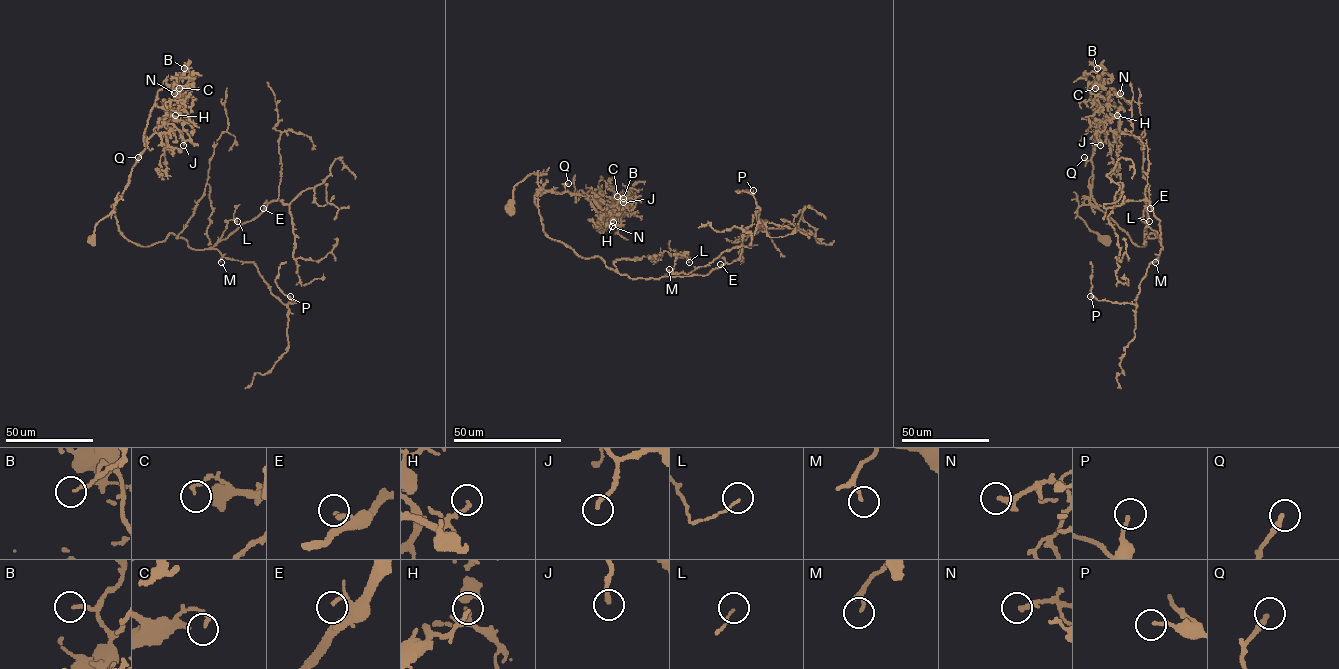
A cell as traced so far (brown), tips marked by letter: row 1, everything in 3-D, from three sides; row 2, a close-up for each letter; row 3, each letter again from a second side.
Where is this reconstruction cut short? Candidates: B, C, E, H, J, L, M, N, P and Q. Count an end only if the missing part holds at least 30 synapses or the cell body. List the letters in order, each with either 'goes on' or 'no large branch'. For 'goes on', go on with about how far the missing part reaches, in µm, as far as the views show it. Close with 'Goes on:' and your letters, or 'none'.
B: no large branch
C: no large branch
E: no large branch
H: goes on; about 10 µm are missing
J: no large branch
L: no large branch
M: no large branch
N: no large branch
P: no large branch
Q: no large branch
Goes on: H

